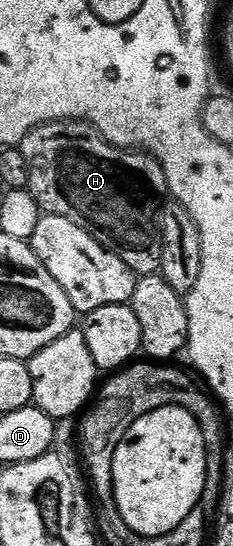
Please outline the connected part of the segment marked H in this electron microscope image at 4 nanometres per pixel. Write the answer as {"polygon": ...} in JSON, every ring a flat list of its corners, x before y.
{"polygon":[[75,121,49,123,46,127,34,129,19,143,18,149,24,155,24,160,28,166,28,185,26,190,38,201,38,205,43,214,66,217,70,221,74,221,74,225,78,225,84,230,85,236,91,237,97,243,101,243,105,251,113,251,137,276,147,277,155,274,159,270,164,240,162,238,162,227,158,222,158,203,156,207,156,198,158,198,160,194,163,196,165,192,167,192,168,182,166,181,166,173,162,169,162,165,154,156,147,153,133,153,131,150,122,147,111,146,101,135,96,134,96,130,94,130,91,125]]}

